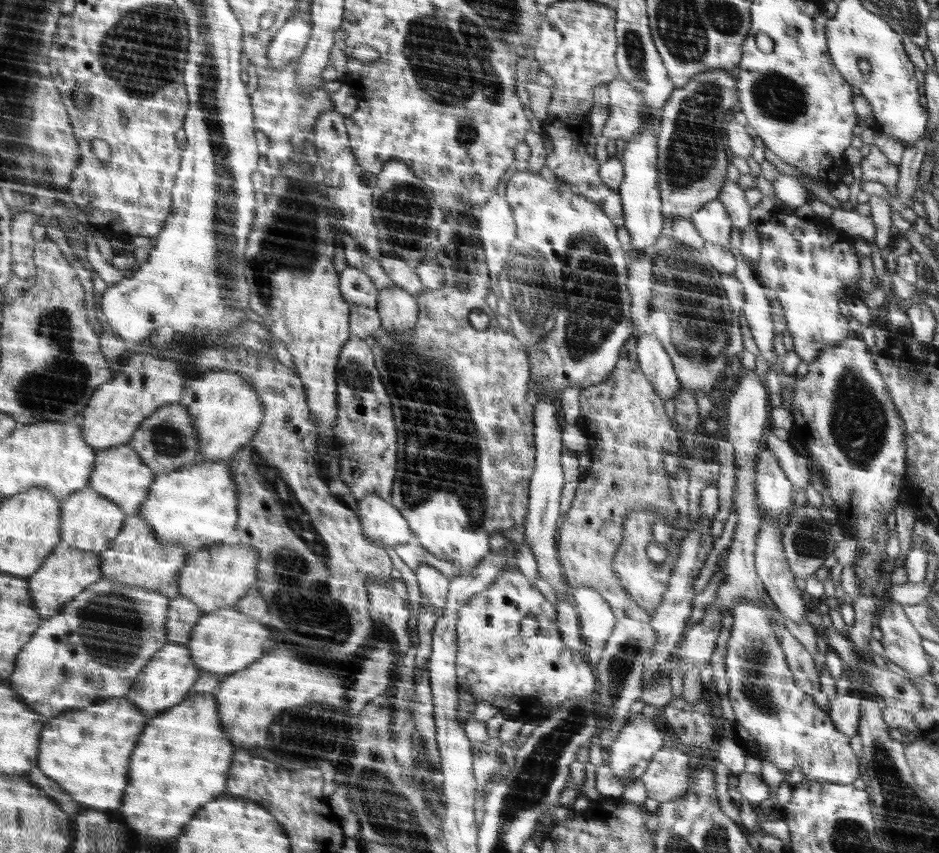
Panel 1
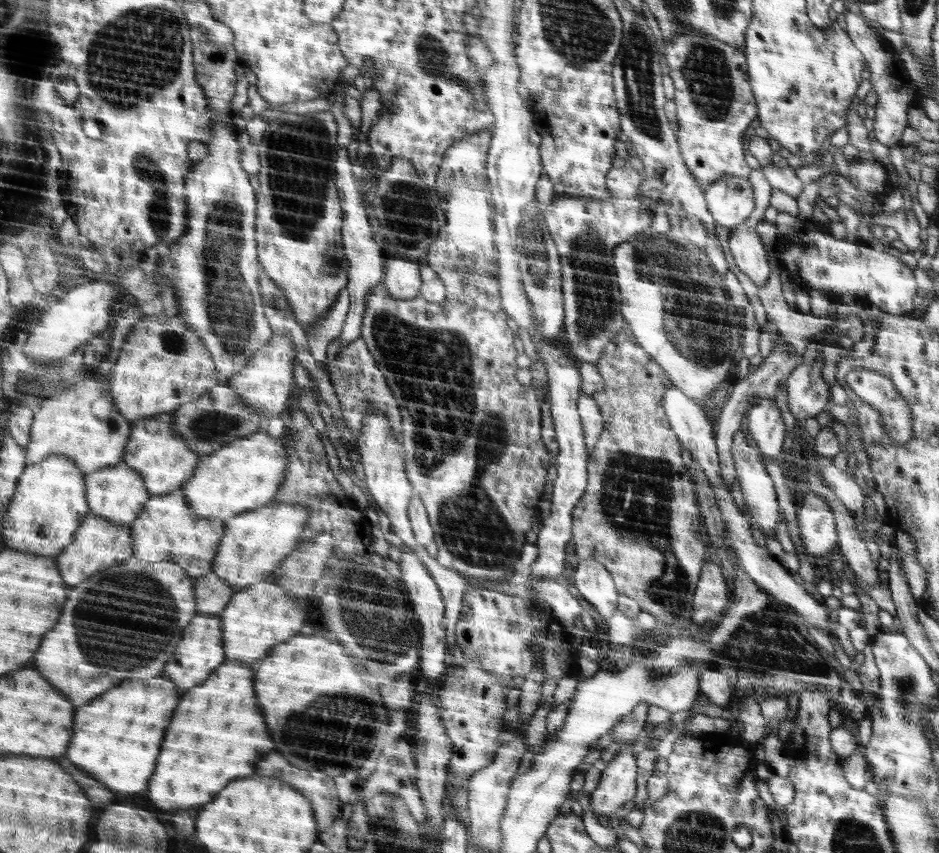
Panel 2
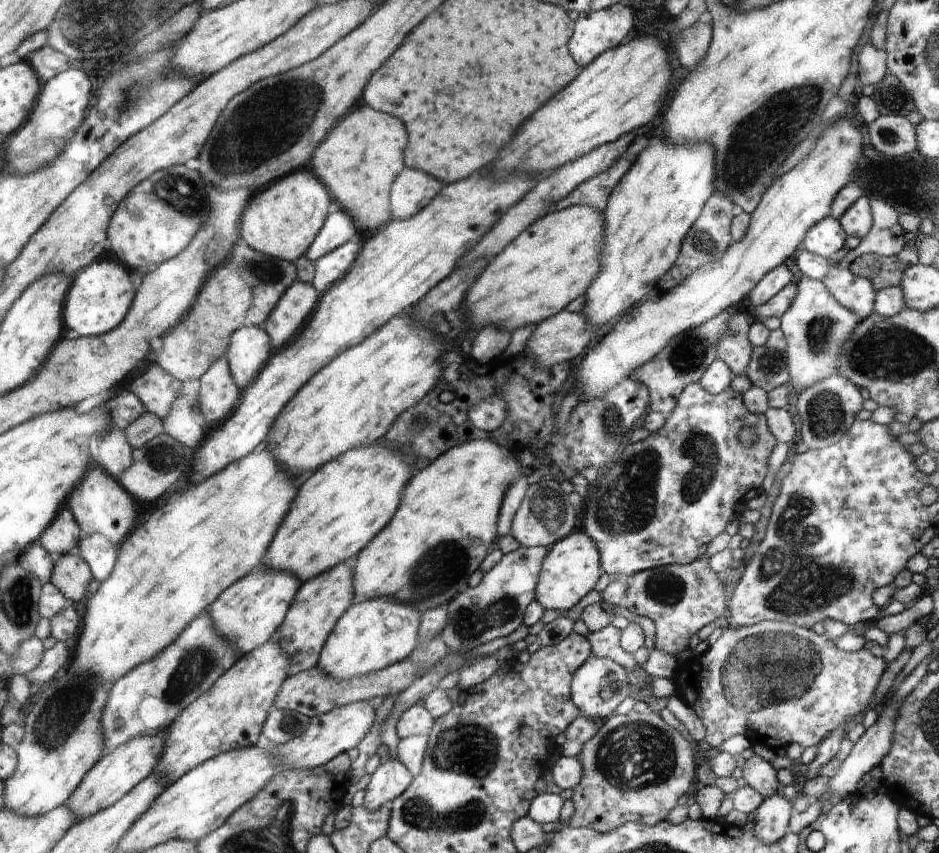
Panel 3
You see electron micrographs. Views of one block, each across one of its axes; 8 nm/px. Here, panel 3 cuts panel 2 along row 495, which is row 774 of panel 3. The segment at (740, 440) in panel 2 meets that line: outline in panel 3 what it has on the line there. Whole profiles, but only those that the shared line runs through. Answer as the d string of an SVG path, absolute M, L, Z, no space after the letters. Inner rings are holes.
M759 755L752 756L742 766L744 780L762 796L763 800L778 793L780 783L776 773L772 765Z

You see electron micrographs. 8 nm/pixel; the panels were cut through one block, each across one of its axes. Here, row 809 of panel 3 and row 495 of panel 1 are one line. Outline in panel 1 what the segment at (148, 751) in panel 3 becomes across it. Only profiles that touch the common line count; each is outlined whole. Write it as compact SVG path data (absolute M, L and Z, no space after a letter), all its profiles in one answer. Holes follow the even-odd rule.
M92 485L72 493L63 505L65 518L62 525L62 542L97 553L103 553L112 547L114 540L120 536L130 519L122 505L102 495L98 489L92 489Z

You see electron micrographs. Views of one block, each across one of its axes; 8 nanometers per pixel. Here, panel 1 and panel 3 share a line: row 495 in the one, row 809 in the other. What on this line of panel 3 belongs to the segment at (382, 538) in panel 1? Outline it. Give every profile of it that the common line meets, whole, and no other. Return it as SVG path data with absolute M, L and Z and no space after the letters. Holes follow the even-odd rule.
M392 752L390 755L390 758L380 761L380 766L370 775L370 782L366 786L362 806L370 812L376 812L380 806L390 804L400 794L404 794L412 782L411 770L400 759L392 756Z

